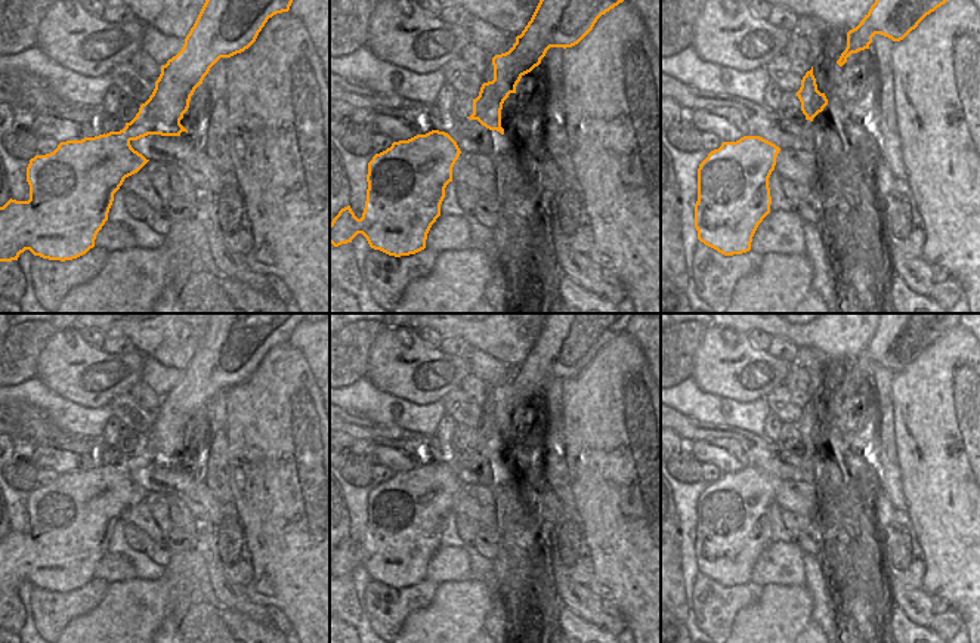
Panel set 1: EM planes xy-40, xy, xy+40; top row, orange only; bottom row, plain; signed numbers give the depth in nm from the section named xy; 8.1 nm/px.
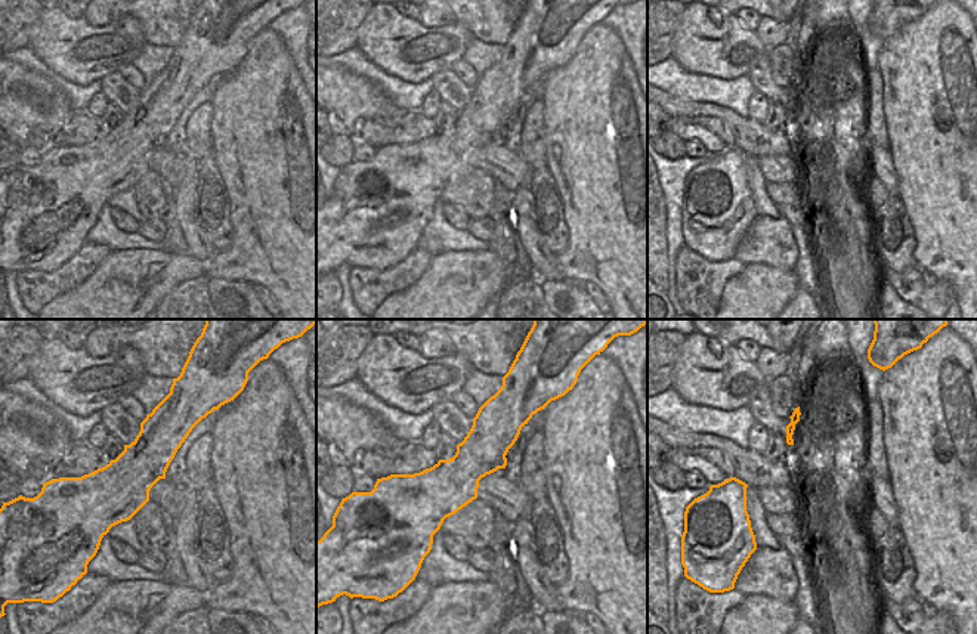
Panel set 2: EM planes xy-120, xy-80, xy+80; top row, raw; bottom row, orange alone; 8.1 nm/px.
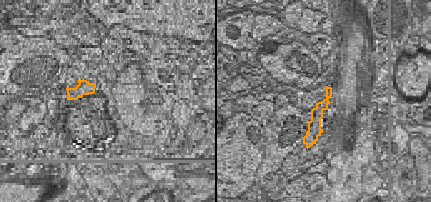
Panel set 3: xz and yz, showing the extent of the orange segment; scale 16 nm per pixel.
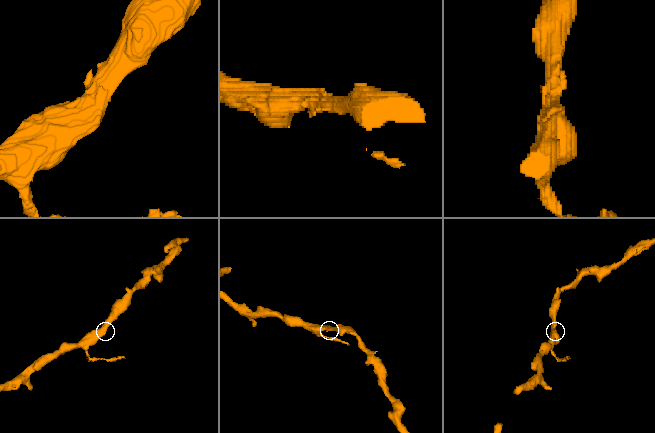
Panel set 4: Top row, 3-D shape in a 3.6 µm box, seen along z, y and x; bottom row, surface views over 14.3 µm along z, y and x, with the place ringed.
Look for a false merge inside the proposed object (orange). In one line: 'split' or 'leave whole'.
leave whole

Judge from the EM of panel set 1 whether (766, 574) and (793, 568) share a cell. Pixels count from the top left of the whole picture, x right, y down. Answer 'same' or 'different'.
same

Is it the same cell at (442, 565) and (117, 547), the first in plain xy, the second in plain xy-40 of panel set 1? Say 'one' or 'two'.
two

